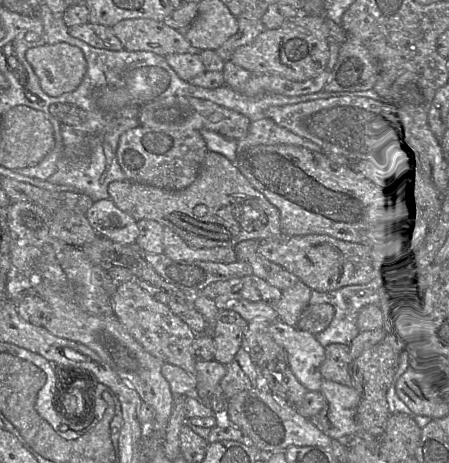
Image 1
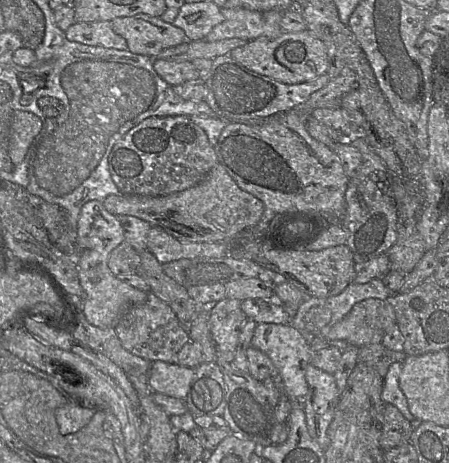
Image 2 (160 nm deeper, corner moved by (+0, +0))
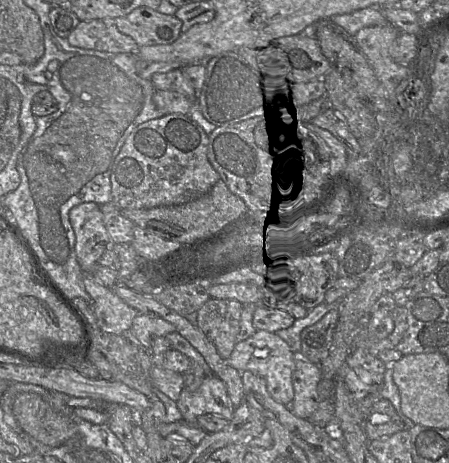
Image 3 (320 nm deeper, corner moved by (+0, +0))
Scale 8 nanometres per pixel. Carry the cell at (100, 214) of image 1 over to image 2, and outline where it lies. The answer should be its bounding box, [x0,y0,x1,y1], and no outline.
[76,200,148,328]

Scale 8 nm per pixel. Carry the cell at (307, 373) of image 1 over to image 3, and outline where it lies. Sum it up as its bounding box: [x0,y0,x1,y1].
[227,330,296,406]

